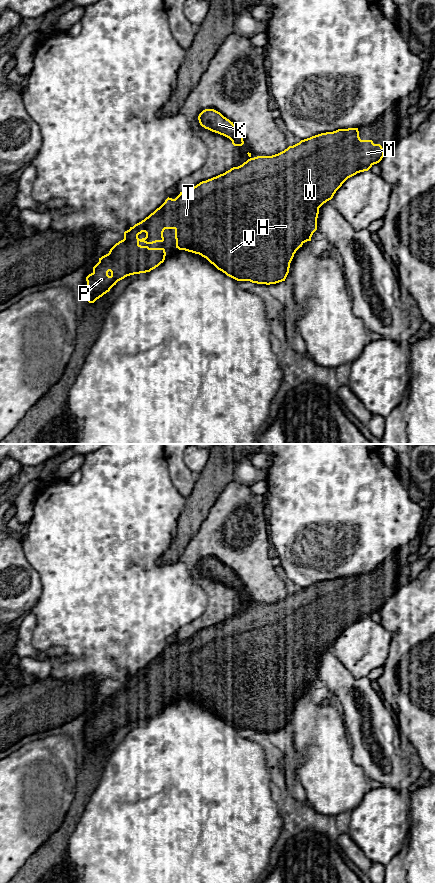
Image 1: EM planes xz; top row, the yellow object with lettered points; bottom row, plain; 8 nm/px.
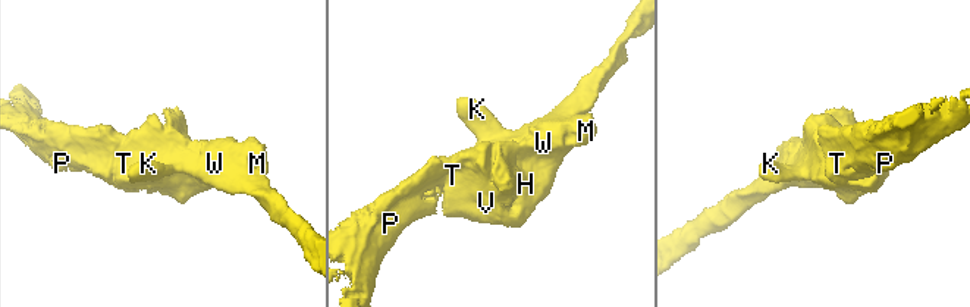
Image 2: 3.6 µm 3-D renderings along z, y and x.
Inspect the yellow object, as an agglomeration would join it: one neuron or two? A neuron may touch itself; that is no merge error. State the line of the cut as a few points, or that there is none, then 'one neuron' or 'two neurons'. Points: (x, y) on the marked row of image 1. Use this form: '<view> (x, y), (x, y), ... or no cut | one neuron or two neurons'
no cut | one neuron

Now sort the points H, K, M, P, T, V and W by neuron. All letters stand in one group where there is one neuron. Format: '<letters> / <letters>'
H K M P T V W

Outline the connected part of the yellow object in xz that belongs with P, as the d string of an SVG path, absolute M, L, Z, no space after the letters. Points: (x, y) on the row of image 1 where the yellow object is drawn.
M358 128L338 129L333 132L321 133L301 140L299 143L289 146L284 151L272 156L257 156L252 158L251 153L248 152L247 154L250 158L242 165L233 167L223 174L206 181L202 181L194 186L190 191L180 192L175 199L168 197L165 202L148 217L135 224L133 227L130 227L129 230L125 231L124 239L116 243L110 249L108 254L99 258L99 262L93 267L93 272L86 277L87 289L83 294L86 296L88 302L94 303L97 299L109 292L118 281L124 279L125 277L150 272L163 263L166 256L165 249L149 248L147 245L156 242L163 242L163 232L165 229L175 230L176 248L201 255L218 270L237 281L250 281L252 283L266 285L285 281L289 273L290 263L294 257L294 254L305 242L311 241L313 233L317 230L319 208L333 198L336 191L348 178L356 175L357 173L368 171L374 164L379 163L385 155L380 144L374 144L372 140L361 140L359 137Z

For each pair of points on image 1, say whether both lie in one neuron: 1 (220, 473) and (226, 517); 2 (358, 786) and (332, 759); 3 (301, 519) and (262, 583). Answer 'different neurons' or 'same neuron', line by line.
1: different neurons
2: same neuron
3: different neurons

